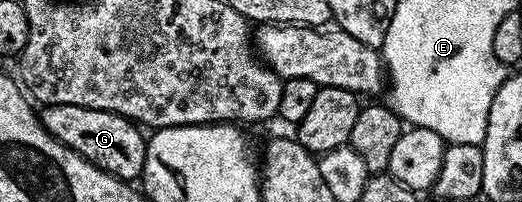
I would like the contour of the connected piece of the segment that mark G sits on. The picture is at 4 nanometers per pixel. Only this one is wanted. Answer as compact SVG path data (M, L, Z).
M78 104L44 106L38 117L46 132L54 136L54 140L78 152L78 156L82 156L102 172L129 184L135 183L143 175L148 144L145 135L140 135L142 130L137 123L114 112L82 108Z

